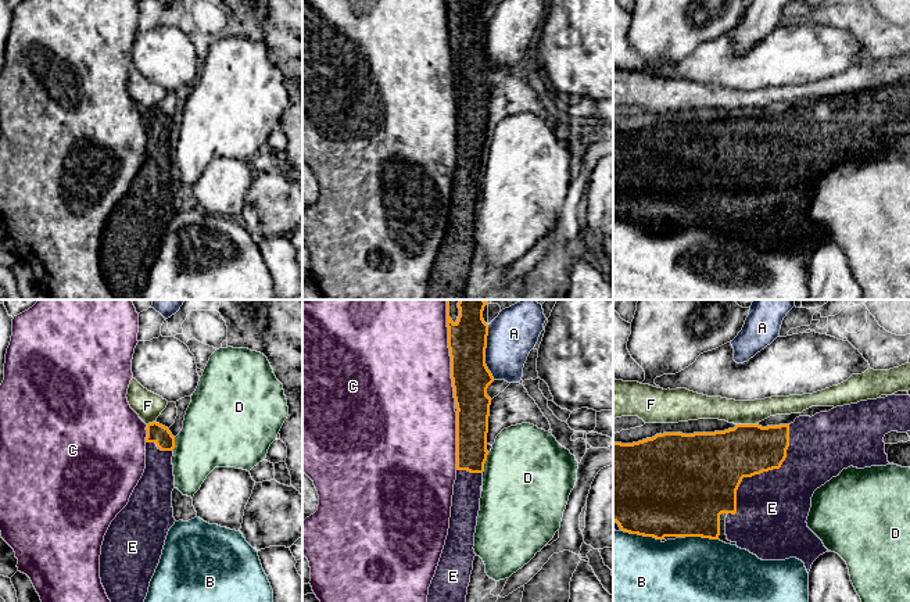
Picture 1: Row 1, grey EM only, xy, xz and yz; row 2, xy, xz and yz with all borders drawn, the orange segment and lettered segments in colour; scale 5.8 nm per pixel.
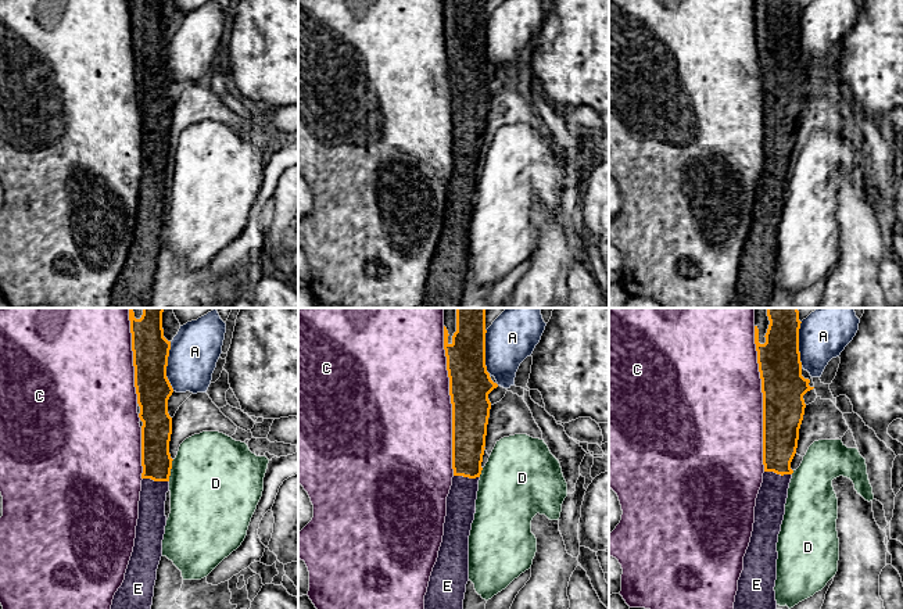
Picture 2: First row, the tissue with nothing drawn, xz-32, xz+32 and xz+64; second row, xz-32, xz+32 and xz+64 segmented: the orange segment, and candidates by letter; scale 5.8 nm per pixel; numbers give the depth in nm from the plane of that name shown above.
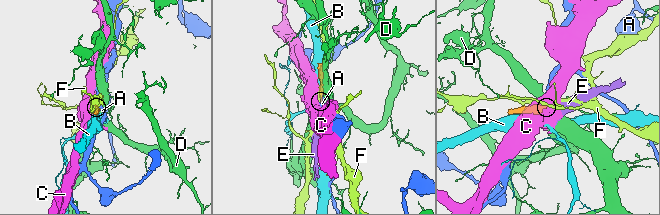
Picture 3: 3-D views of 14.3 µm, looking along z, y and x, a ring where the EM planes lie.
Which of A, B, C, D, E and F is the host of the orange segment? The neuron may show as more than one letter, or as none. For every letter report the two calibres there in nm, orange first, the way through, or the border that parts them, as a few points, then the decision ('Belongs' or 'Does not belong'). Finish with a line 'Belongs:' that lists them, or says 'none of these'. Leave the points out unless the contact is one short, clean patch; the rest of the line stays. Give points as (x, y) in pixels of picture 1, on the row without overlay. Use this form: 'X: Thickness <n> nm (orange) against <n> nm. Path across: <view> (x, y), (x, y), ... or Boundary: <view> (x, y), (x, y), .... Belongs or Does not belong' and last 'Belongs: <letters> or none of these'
A: Thickness 220 nm (orange) against 280 nm. Does not belong
B: Thickness 500 nm (orange) against 500 nm. Does not belong
C: Thickness 220 nm (orange) against 500 nm. Does not belong
D: Thickness 190 nm (orange) against 500 nm. Does not belong
E: Thickness 340 nm (orange) against 420 nm. Belongs
F: Thickness 320 nm (orange) against 140 nm. Does not belong
Belongs: E

